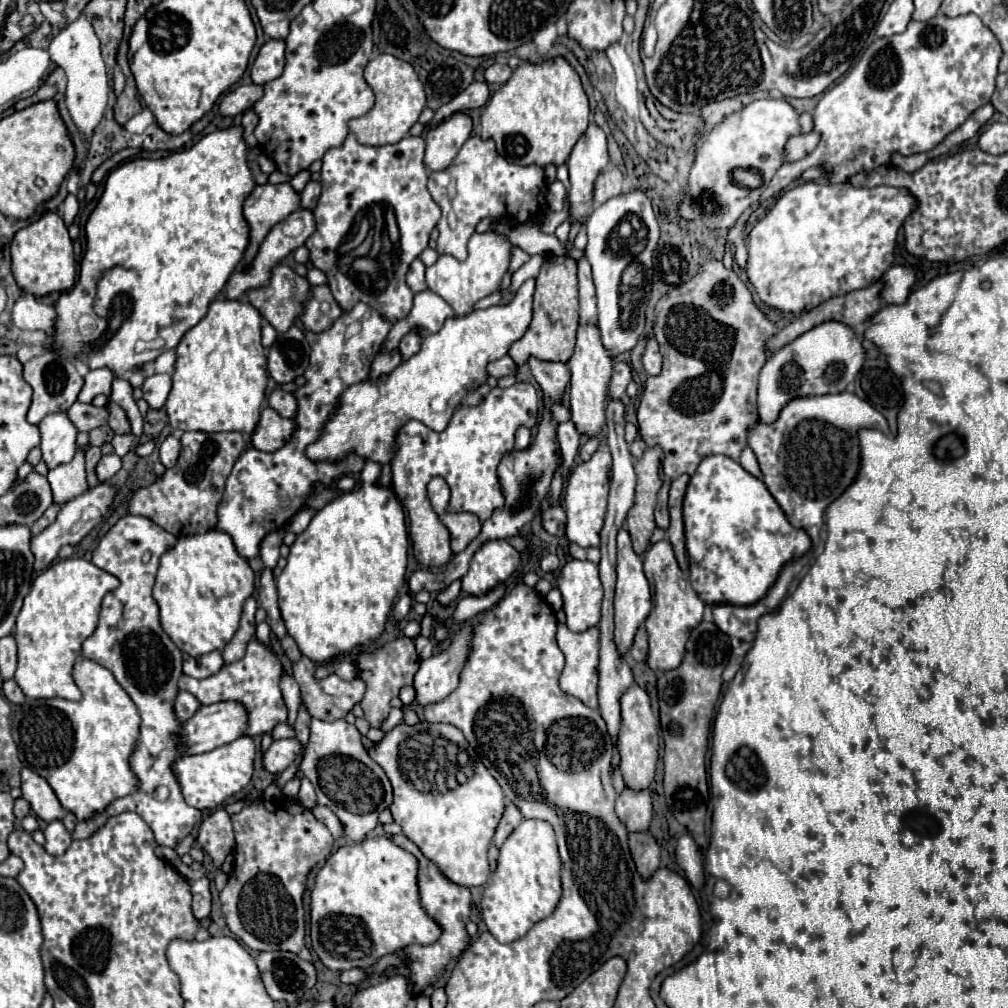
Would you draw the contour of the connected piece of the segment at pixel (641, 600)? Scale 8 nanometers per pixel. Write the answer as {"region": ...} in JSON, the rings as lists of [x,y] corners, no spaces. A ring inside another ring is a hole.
{"region":[[[623,527],[617,535],[617,587],[615,587],[615,645],[617,651],[625,657],[633,645],[633,637],[639,629],[639,625],[647,619],[651,611],[651,589],[649,589],[649,581],[643,575],[643,563],[641,559],[635,555],[633,547],[631,547],[631,539],[627,529]]]}

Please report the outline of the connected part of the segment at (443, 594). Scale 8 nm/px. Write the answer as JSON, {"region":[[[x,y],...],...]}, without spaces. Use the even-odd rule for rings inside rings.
{"region":[[[457,579],[457,581],[453,581],[449,587],[445,587],[443,591],[437,593],[437,601],[443,603],[443,605],[447,605],[447,603],[451,603],[453,599],[457,599],[459,591],[461,591],[461,581]]]}

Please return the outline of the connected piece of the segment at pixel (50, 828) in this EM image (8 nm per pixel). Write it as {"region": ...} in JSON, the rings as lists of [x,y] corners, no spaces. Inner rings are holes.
{"region":[[[51,821],[45,827],[45,849],[49,855],[63,855],[67,851],[67,847],[71,845],[71,835],[69,831],[63,827],[61,821]]]}

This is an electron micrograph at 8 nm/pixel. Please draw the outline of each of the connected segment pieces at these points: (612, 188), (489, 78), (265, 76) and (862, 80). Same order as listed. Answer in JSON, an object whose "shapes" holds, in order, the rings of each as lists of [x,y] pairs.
{"shapes":[[[[609,167],[595,181],[595,201],[605,203],[607,199],[621,195],[621,185],[623,185],[621,171],[617,167]]],[[[493,63],[491,67],[487,67],[485,69],[485,81],[487,83],[499,83],[499,85],[503,85],[509,77],[511,77],[511,69],[509,69],[509,65],[501,65],[501,63]]],[[[269,39],[261,47],[261,51],[251,67],[251,79],[255,85],[265,85],[283,73],[283,67],[285,67],[283,53],[285,53],[285,43],[279,39]]],[[[937,15],[925,23],[911,21],[907,29],[899,35],[875,39],[859,57],[854,65],[821,95],[819,105],[813,111],[815,131],[821,133],[821,143],[807,157],[784,163],[775,173],[769,185],[759,199],[759,203],[751,205],[739,221],[727,233],[727,245],[739,247],[743,243],[743,227],[749,221],[751,213],[757,211],[761,203],[795,182],[803,171],[817,165],[831,167],[831,183],[845,183],[859,171],[871,171],[879,165],[891,163],[891,153],[897,151],[901,155],[915,155],[923,151],[931,151],[937,147],[951,131],[965,123],[965,119],[985,103],[989,103],[995,91],[997,65],[1001,59],[1001,45],[995,41],[993,33],[981,23],[977,15],[961,15],[947,17]]]]}

